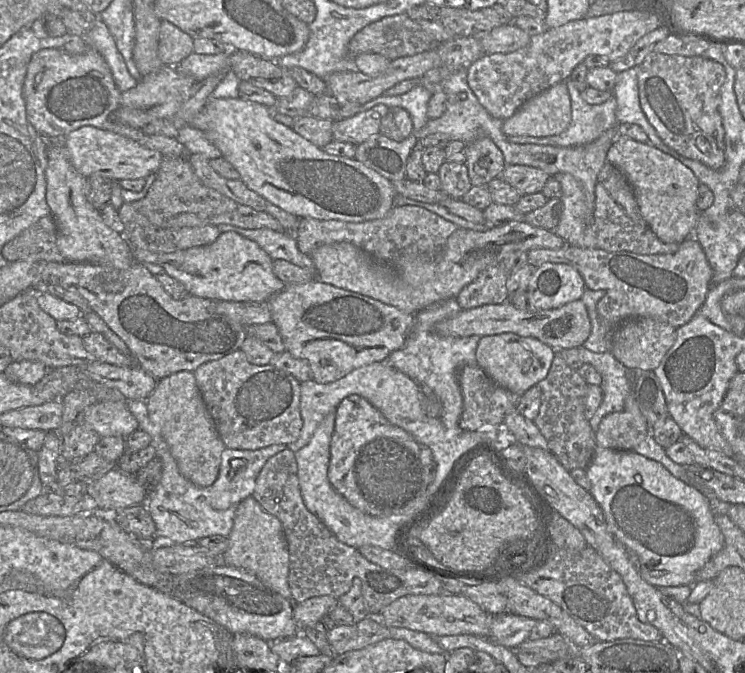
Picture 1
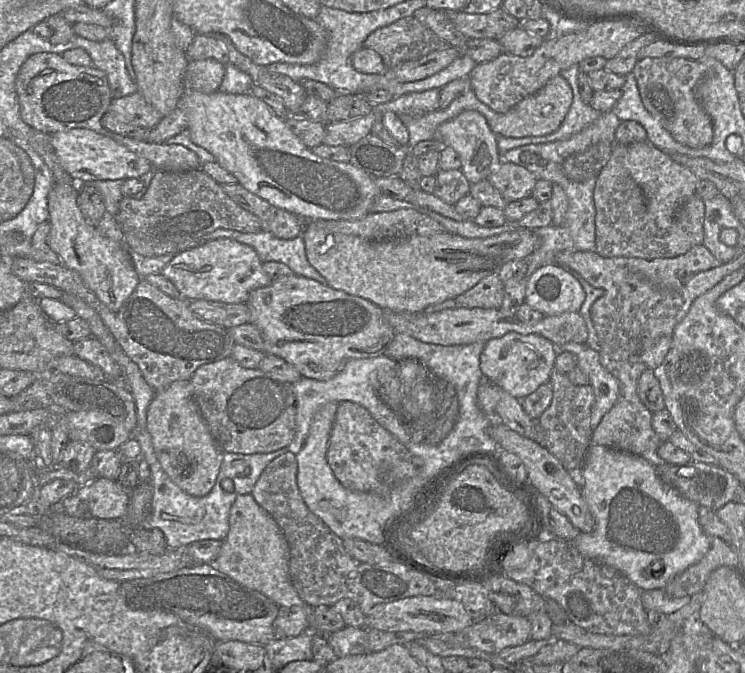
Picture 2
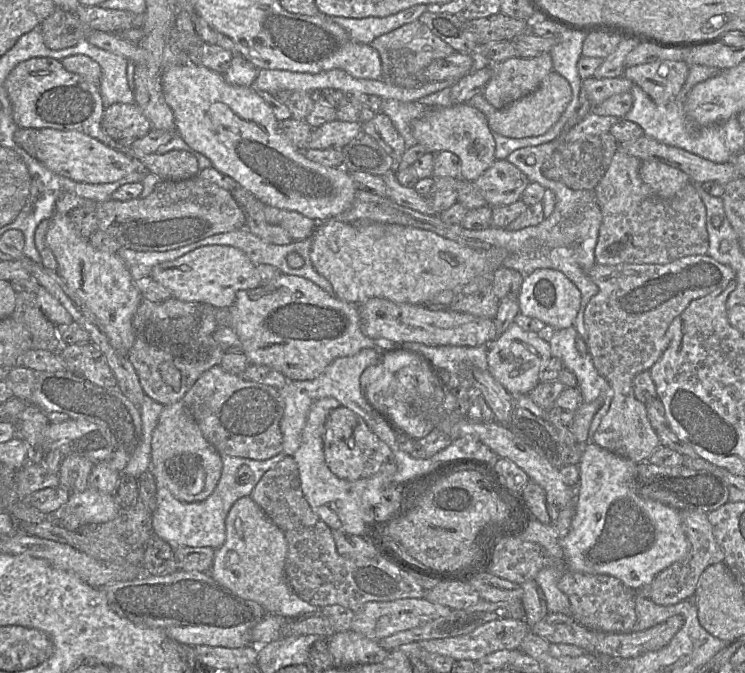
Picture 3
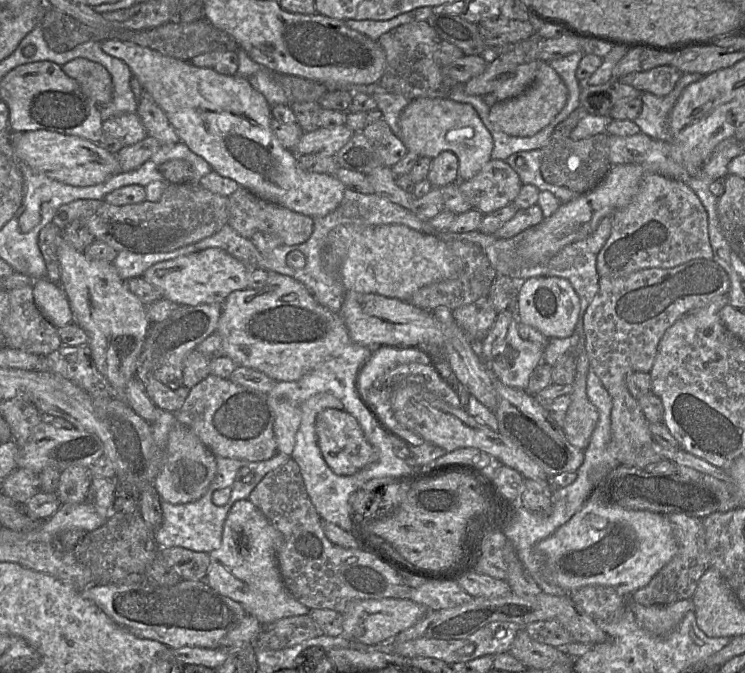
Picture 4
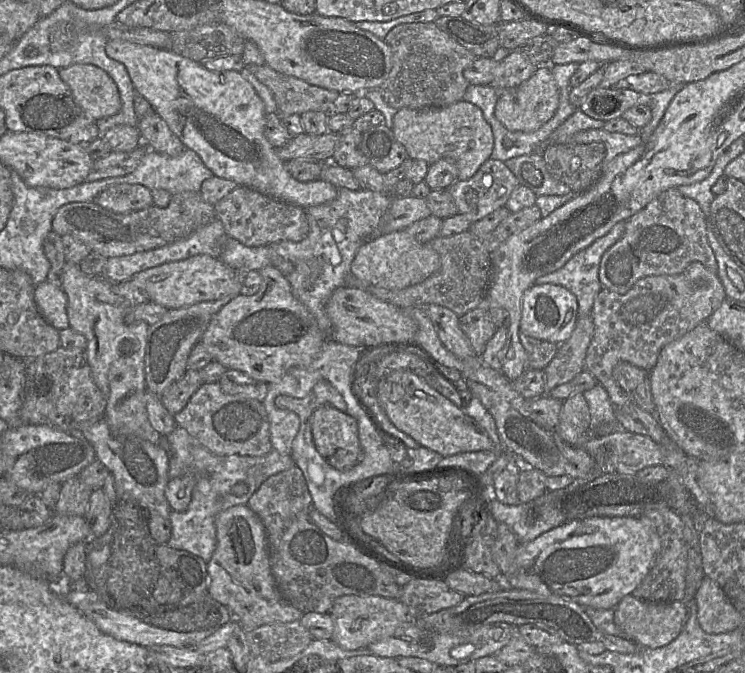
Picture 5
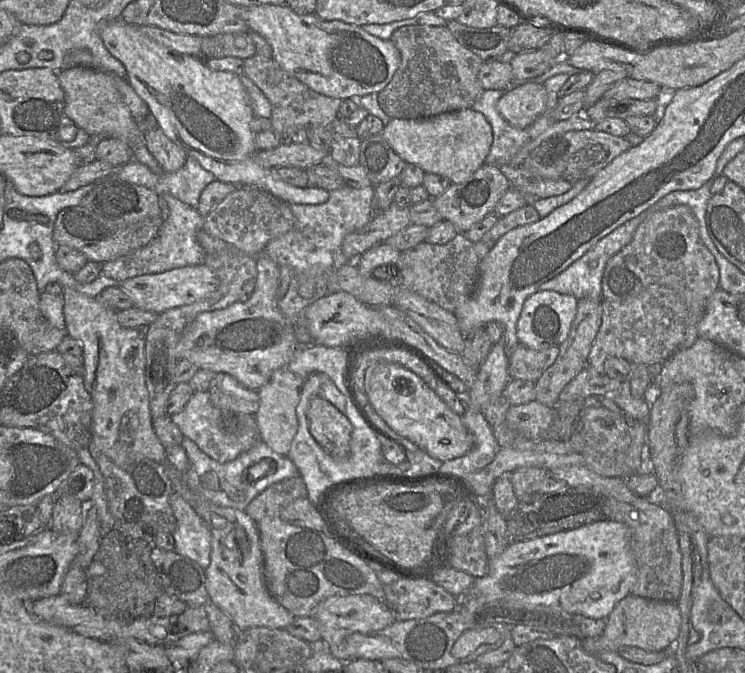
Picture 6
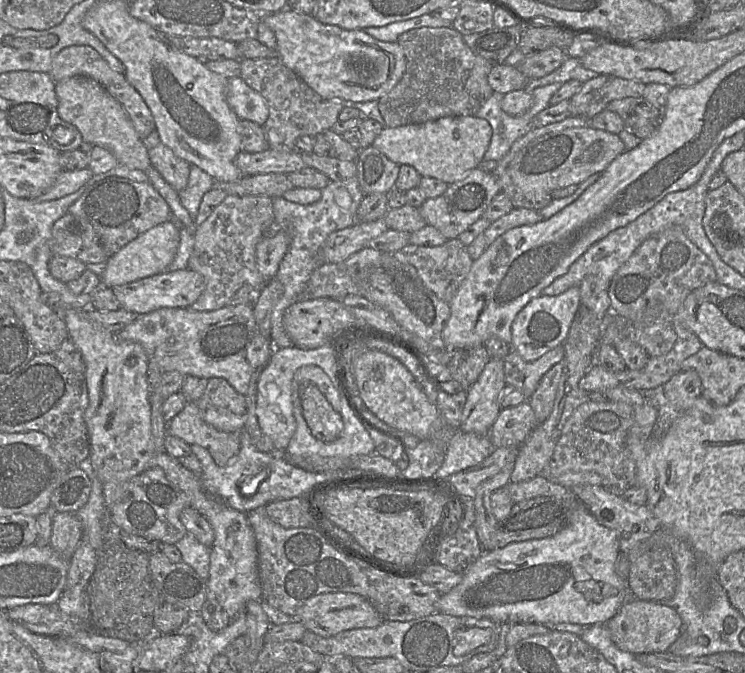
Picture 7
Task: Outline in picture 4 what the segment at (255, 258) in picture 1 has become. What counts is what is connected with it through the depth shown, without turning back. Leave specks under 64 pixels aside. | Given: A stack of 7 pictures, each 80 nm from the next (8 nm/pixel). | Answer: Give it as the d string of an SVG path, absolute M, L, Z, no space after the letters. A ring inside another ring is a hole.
M208 248L148 268L142 278L158 288L164 299L180 306L223 304L229 294L249 288L248 266L219 248Z

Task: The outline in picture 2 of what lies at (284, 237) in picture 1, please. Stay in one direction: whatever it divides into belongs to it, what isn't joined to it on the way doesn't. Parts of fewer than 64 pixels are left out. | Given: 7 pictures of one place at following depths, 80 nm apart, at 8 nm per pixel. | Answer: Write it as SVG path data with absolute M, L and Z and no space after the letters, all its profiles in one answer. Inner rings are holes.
M219 228L203 239L206 243L218 238L229 238L246 244L256 251L263 263L281 262L287 265L295 275L328 285L325 278L310 265L306 257L302 234L292 239L281 239L267 231L242 233L236 230Z

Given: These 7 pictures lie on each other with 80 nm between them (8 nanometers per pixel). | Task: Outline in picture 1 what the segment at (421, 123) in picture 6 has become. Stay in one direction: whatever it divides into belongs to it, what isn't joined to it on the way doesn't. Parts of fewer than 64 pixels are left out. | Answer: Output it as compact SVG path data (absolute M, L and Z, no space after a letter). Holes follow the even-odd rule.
M479 137L466 144L465 164L471 185L480 186L497 178L506 164L500 149L488 137Z

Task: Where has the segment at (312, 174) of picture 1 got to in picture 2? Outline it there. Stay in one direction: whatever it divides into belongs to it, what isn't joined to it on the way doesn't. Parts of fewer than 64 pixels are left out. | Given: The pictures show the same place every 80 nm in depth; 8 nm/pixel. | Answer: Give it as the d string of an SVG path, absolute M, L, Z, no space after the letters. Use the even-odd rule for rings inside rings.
M185 89L183 95L179 99L179 105L188 119L188 126L186 130L194 144L210 152L215 157L216 162L222 168L233 174L237 178L238 183L240 183L248 191L266 200L271 205L298 216L304 221L358 220L371 212L374 200L380 194L373 176L352 165L350 162L332 161L315 155L311 149L307 148L304 143L289 129L286 125L286 118L277 116L265 102L249 93L230 94L220 90L216 90L211 93L203 93L200 91Z

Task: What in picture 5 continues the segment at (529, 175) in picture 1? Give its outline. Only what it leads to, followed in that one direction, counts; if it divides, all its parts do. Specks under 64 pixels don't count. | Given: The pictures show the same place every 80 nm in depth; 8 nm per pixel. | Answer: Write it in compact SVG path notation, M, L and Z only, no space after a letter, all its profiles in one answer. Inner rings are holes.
M488 159L468 180L457 180L448 190L452 195L458 214L465 214L472 222L476 222L495 210L505 207L512 191L518 186L517 177L509 170L505 162Z

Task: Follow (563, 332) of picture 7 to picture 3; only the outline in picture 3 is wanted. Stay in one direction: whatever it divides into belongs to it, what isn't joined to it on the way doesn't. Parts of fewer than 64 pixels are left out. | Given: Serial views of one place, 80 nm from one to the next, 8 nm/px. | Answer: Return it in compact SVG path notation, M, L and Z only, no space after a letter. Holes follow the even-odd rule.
M538 269L524 278L518 292L518 303L520 313L542 321L547 333L573 326L580 309L581 293L562 272Z

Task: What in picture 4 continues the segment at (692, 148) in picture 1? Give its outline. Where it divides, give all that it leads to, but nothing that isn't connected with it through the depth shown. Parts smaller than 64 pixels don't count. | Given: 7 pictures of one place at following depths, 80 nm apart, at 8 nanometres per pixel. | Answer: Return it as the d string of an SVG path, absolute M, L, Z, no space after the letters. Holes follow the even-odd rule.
M662 65L648 71L629 73L619 78L618 81L641 92L666 96L673 90L682 75L683 73L675 66Z

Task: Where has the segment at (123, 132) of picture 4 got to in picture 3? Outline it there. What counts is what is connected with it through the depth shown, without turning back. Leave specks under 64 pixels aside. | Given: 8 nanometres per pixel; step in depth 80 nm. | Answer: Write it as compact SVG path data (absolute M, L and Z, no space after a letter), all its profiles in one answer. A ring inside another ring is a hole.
M115 103L105 108L103 122L111 125L133 138L145 136L151 124L136 103Z

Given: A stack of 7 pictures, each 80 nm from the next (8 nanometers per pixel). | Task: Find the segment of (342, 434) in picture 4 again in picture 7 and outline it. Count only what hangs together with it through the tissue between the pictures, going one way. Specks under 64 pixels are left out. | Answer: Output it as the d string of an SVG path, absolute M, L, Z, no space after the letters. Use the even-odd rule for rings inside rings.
M308 385L302 391L301 405L309 430L317 440L329 443L342 435L344 423L341 414L315 385Z

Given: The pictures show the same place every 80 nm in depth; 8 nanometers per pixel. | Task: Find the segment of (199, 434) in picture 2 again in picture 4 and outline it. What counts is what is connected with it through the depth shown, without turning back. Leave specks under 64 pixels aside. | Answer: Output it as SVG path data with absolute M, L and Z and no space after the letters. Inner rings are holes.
M177 423L169 432L163 451L163 465L154 480L154 486L162 501L171 504L190 503L207 492L216 471L216 456L188 427Z

